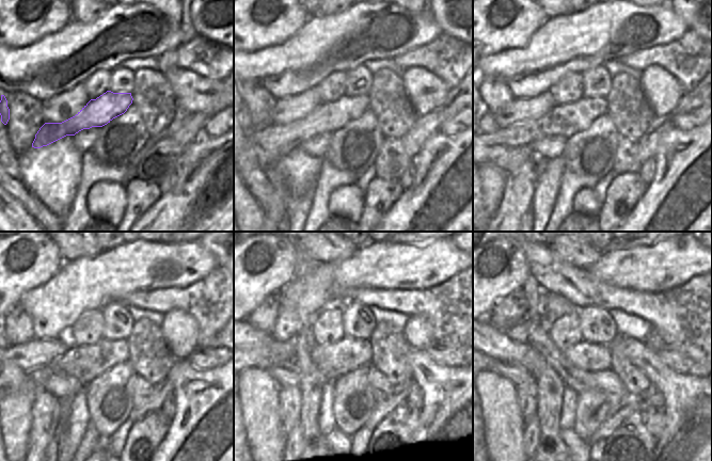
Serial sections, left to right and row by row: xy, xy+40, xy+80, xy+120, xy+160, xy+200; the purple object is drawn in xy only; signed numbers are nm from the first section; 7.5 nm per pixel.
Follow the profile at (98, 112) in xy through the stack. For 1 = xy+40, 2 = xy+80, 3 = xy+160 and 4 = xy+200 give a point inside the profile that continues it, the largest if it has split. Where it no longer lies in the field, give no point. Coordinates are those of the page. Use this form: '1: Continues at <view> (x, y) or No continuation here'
1: Continues at xy+40 (264, 147)
2: Continues at xy+80 (509, 147)
3: Continues at xy+160 (347, 354)
4: Continues at xy+200 (588, 356).

